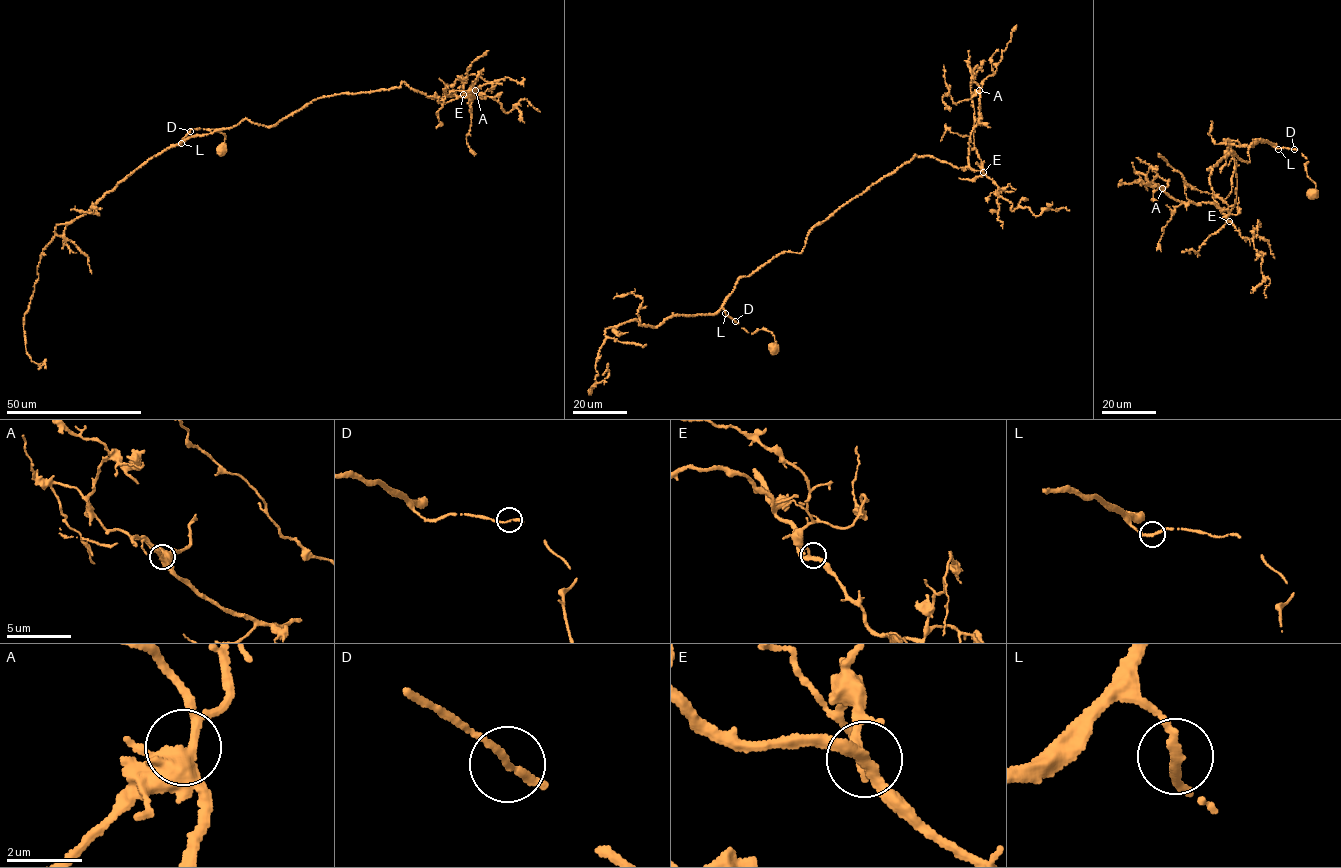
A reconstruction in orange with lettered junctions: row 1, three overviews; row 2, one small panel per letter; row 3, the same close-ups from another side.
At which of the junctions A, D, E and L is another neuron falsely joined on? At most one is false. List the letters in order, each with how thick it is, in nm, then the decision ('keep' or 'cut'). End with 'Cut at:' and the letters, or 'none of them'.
A: calibre 400 nm; keep
D: calibre 170 nm; keep
E: calibre 240 nm; keep
L: calibre 190 nm; keep
Cut at: none of them

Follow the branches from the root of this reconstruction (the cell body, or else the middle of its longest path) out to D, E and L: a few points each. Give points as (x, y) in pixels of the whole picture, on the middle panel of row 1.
D: (774, 347), (775, 337), (771, 332), (763, 329), (748, 333), (735, 321)
E: (774, 347), (771, 332), (748, 333), (726, 315), (739, 278), (800, 252), (814, 226), (915, 155), (983, 172)
L: (774, 347), (775, 337), (771, 332), (763, 329), (748, 333), (725, 313)

